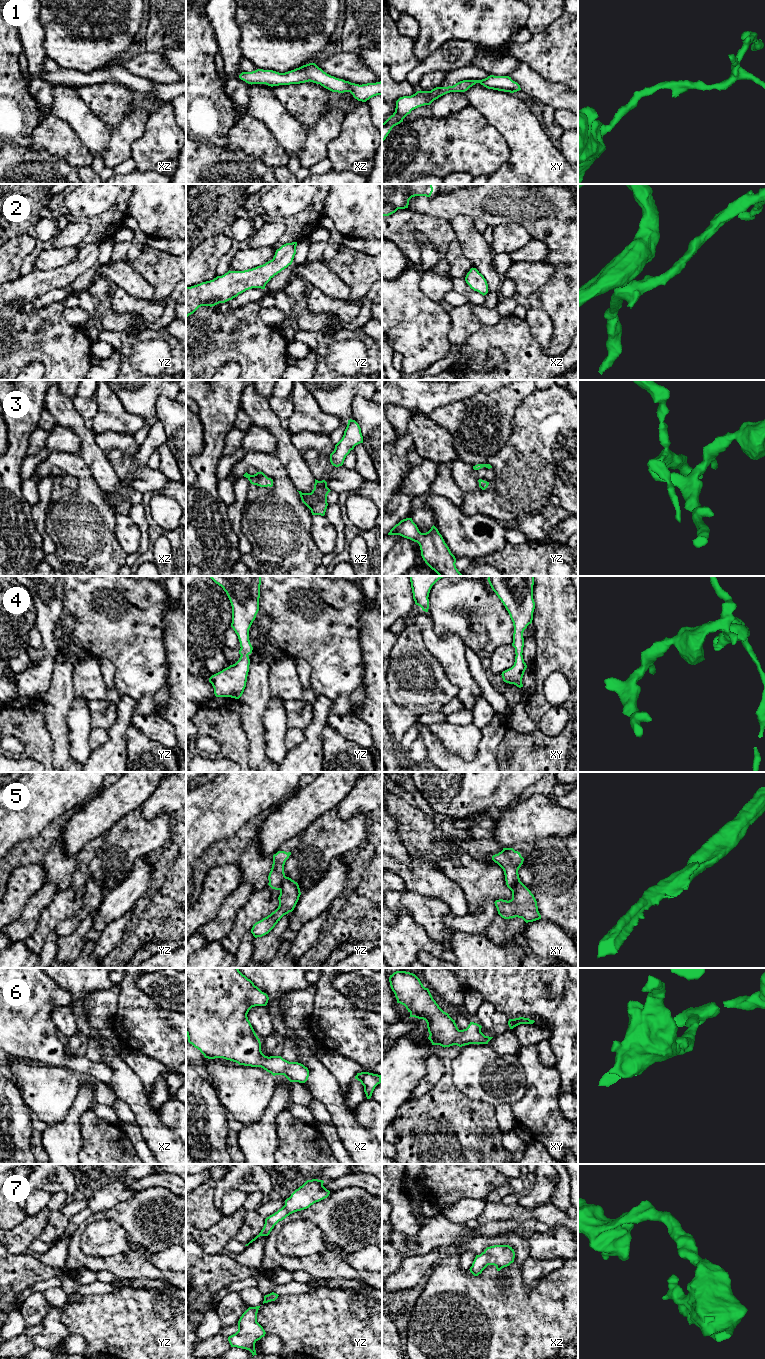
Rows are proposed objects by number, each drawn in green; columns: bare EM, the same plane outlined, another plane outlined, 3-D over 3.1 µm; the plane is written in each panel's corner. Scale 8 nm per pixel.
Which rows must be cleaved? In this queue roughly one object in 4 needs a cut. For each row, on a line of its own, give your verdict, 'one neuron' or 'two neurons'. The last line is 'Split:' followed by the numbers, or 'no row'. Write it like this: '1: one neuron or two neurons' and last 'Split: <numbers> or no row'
1: one neuron
2: one neuron
3: one neuron
4: one neuron
5: two neurons
6: one neuron
7: one neuron
Split: 5

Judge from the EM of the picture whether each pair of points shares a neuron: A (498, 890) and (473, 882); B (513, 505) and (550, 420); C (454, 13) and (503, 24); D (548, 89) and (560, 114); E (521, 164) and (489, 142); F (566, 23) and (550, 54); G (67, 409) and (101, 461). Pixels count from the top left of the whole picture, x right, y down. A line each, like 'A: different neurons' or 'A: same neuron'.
A: same neuron
B: same neuron
C: same neuron
D: different neurons
E: different neurons
F: same neuron
G: same neuron

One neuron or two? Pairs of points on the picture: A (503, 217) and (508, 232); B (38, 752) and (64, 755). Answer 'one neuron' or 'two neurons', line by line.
A: two neurons
B: two neurons

